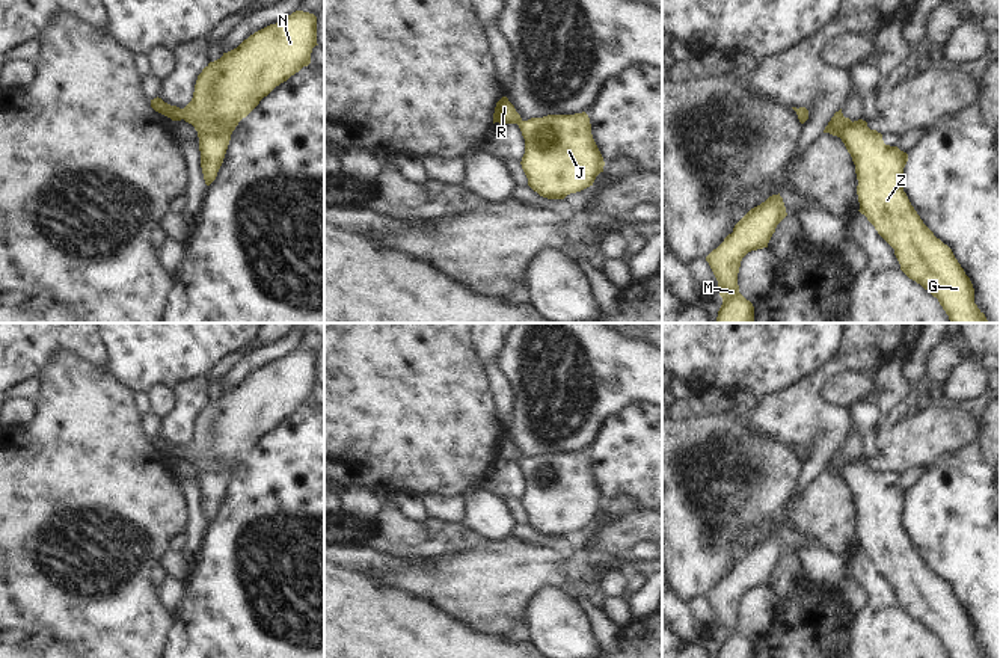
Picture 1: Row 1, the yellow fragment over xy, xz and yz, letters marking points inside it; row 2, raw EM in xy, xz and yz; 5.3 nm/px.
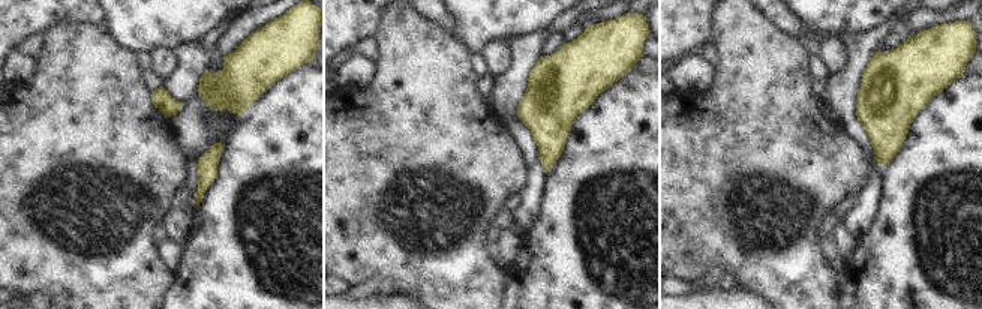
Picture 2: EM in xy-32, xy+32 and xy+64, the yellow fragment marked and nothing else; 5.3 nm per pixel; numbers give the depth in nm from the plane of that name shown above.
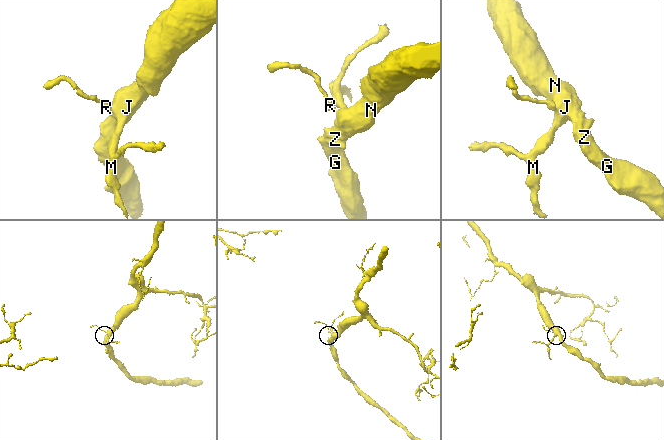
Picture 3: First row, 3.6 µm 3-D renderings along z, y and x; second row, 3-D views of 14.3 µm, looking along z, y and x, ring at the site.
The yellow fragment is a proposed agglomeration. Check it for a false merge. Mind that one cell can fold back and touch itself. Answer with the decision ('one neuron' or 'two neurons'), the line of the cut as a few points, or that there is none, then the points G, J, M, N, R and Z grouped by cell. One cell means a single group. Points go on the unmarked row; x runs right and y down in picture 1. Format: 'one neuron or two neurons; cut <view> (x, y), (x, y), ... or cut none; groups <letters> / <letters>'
one neuron; cut none; groups G J M N R Z

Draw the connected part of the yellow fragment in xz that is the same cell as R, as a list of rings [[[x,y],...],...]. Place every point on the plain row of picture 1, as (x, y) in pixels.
[[[507,435],[495,445],[493,462],[517,462],[525,477],[522,507],[528,524],[548,537],[564,537],[593,524],[603,495],[585,450],[523,459]]]

